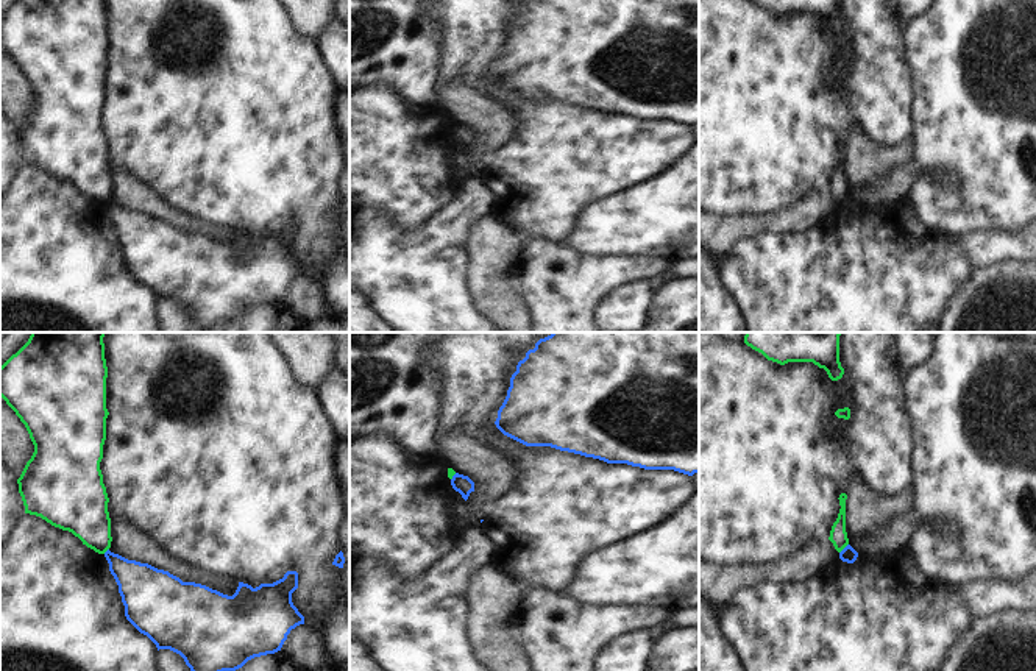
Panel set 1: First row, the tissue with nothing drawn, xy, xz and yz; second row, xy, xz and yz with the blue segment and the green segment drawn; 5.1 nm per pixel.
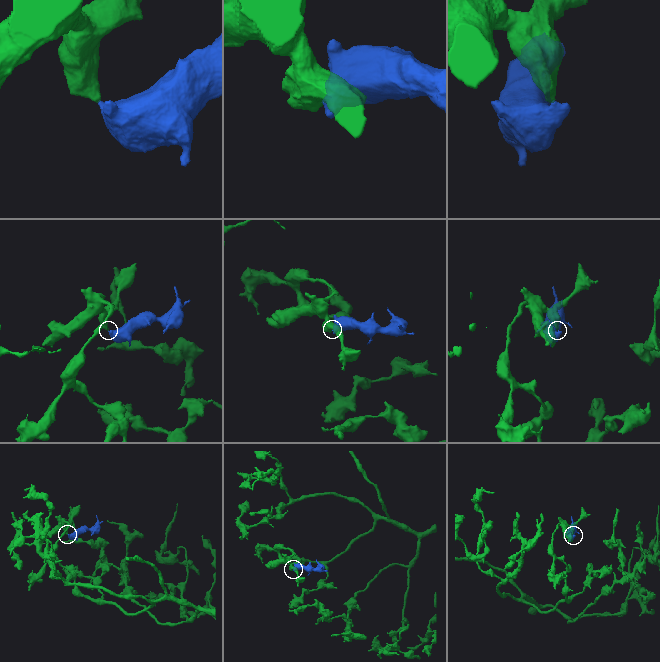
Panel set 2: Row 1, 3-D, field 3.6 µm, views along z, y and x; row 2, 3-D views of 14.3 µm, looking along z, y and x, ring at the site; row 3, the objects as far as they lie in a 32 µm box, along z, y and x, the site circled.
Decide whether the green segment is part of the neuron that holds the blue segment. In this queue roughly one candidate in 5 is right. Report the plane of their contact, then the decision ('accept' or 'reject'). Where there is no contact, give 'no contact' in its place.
yz | reject

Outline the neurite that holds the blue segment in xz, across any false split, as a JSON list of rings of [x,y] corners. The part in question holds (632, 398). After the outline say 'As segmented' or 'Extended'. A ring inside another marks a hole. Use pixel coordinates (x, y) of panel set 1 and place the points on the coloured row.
[[[552,332],[540,339],[535,348],[518,362],[495,424],[504,435],[526,446],[551,446],[607,463],[674,470],[693,476],[699,473],[699,332]]]. As segmented.

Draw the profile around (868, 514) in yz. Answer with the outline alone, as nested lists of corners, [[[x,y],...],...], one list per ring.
[[[853,479],[846,499],[846,532],[849,541],[855,537],[875,537],[888,529],[894,518],[911,513],[914,496],[913,482],[899,495],[886,498]]]

